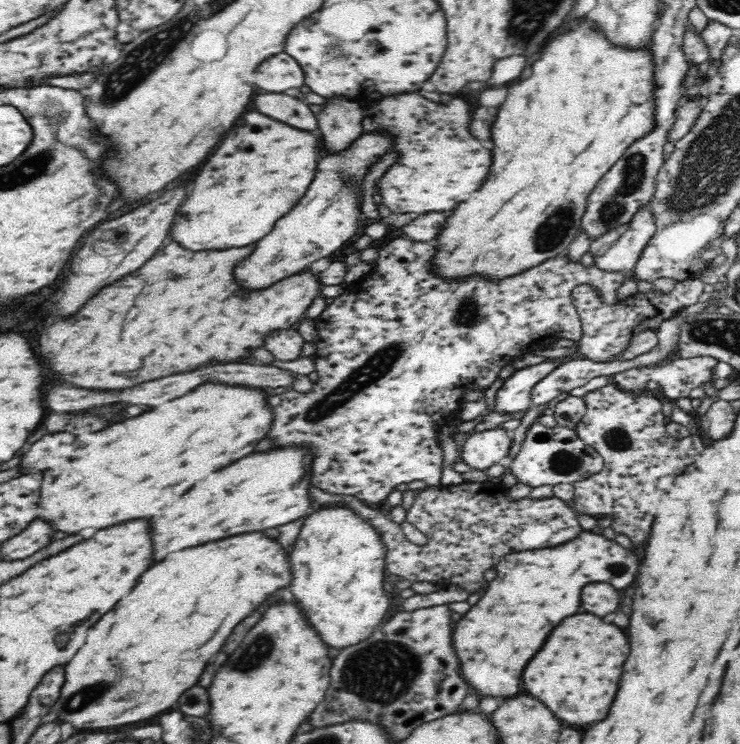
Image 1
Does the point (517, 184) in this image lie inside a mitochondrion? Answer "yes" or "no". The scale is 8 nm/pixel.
no

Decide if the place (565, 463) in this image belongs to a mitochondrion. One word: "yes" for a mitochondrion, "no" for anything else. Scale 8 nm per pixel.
yes

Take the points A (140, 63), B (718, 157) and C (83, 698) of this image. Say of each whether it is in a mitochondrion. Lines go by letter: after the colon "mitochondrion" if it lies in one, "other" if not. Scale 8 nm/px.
A: mitochondrion
B: mitochondrion
C: mitochondrion

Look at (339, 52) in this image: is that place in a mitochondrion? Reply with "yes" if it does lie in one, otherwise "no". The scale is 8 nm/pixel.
yes

